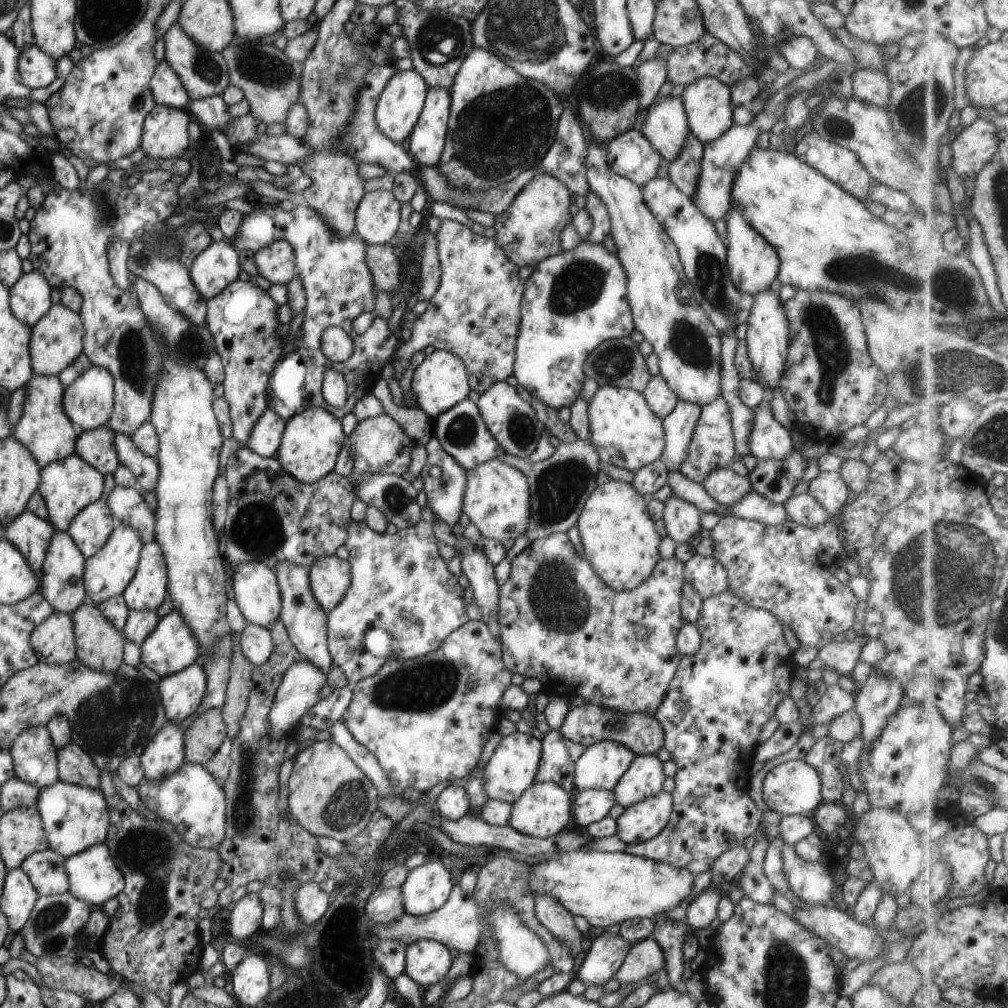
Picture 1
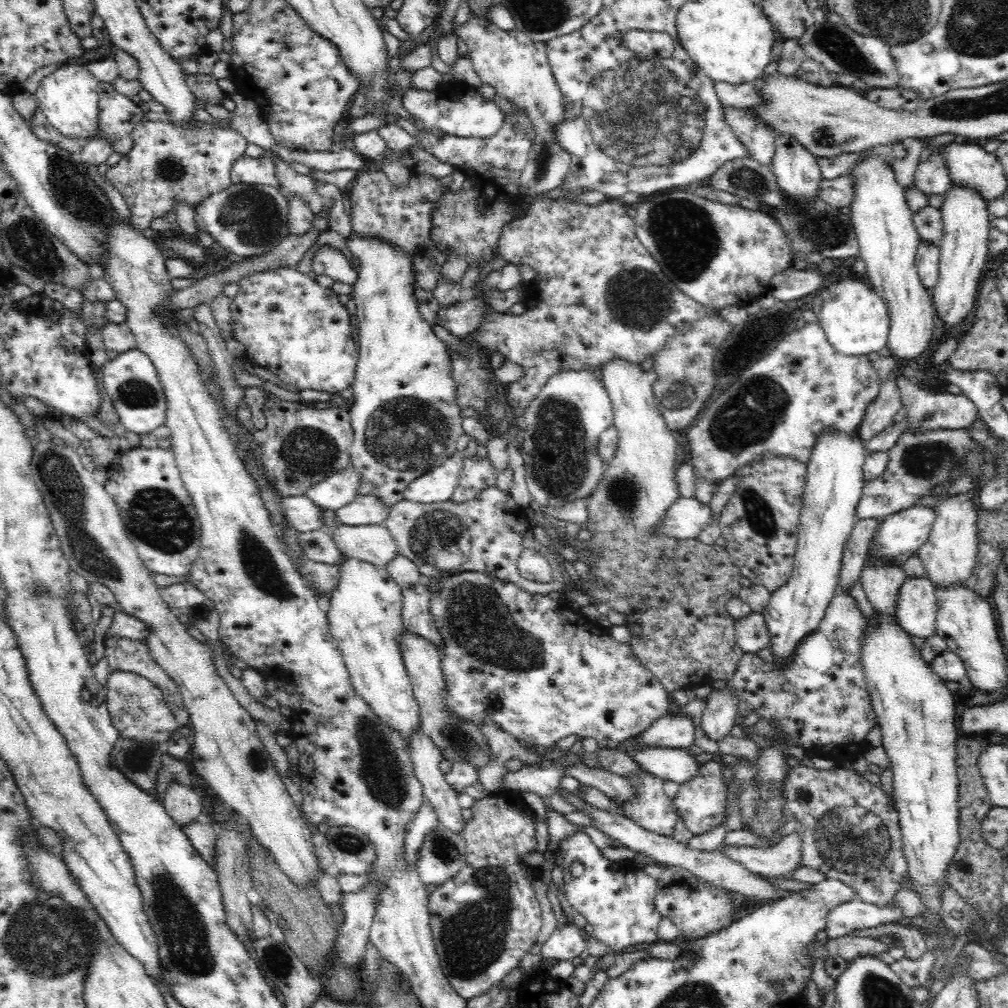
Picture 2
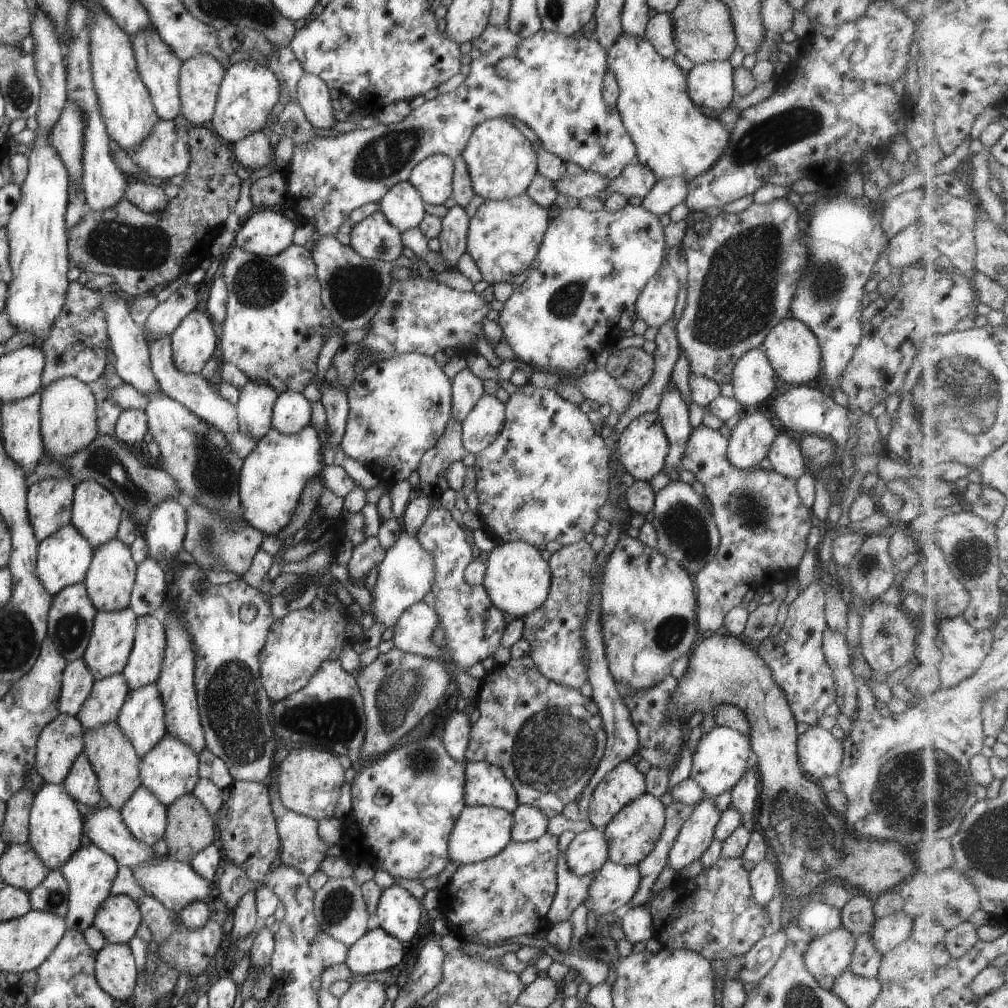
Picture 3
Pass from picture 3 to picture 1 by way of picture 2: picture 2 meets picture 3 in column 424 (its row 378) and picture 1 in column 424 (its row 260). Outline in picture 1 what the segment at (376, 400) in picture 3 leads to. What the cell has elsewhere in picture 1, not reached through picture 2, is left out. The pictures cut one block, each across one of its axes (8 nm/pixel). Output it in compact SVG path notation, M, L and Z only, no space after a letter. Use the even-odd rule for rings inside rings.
M434 349L414 369L410 382L410 390L416 399L417 408L421 409L430 419L435 420L442 412L449 410L461 402L469 394L466 368L461 359L450 352Z

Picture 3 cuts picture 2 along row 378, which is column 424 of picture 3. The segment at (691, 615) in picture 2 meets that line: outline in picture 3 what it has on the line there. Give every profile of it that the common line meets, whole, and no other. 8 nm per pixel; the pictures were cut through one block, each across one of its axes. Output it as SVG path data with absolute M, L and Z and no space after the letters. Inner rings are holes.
M415 602L401 612L393 626L393 647L400 652L429 657L436 650L430 637L438 619L432 606Z

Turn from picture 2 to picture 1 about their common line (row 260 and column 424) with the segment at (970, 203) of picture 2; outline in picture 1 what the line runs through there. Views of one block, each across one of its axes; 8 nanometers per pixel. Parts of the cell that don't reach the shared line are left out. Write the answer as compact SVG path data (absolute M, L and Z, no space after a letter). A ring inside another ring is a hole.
M413 941L404 950L404 973L419 986L441 980L451 966L453 953L437 941Z

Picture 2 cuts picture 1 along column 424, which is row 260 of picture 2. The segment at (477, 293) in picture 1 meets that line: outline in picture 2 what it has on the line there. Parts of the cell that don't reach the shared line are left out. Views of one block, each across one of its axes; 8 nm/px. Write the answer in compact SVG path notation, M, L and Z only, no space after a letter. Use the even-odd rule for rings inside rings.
M329 244L315 250L310 258L310 267L317 276L329 276L334 282L350 286L356 282L357 269L352 269L341 251Z

